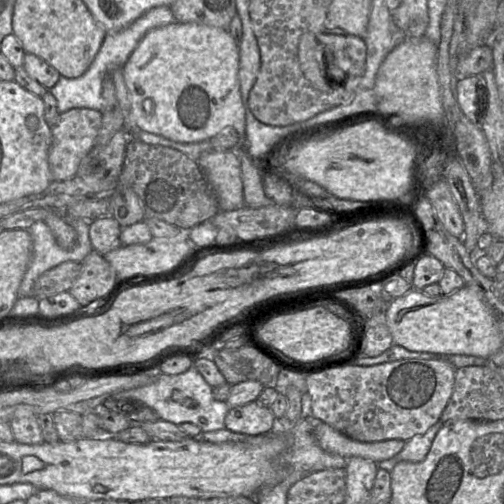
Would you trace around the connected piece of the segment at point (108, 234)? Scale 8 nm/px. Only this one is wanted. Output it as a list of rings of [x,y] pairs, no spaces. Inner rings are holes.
[[[104,215],[89,221],[89,239],[93,250],[104,255],[121,245],[121,227],[111,215]]]

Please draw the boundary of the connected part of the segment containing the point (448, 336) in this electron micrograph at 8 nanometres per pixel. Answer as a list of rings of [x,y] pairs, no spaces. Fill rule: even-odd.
[[[468,285],[450,295],[436,297],[412,289],[388,303],[386,319],[394,345],[409,351],[476,356],[489,360],[503,343],[494,310],[475,288]]]

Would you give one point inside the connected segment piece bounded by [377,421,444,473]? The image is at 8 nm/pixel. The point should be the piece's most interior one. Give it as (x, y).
(416, 449)

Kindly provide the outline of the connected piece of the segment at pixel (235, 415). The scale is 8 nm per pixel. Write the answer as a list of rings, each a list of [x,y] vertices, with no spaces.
[[[256,401],[232,407],[225,417],[225,428],[247,435],[267,434],[275,427],[275,416],[269,407]]]

